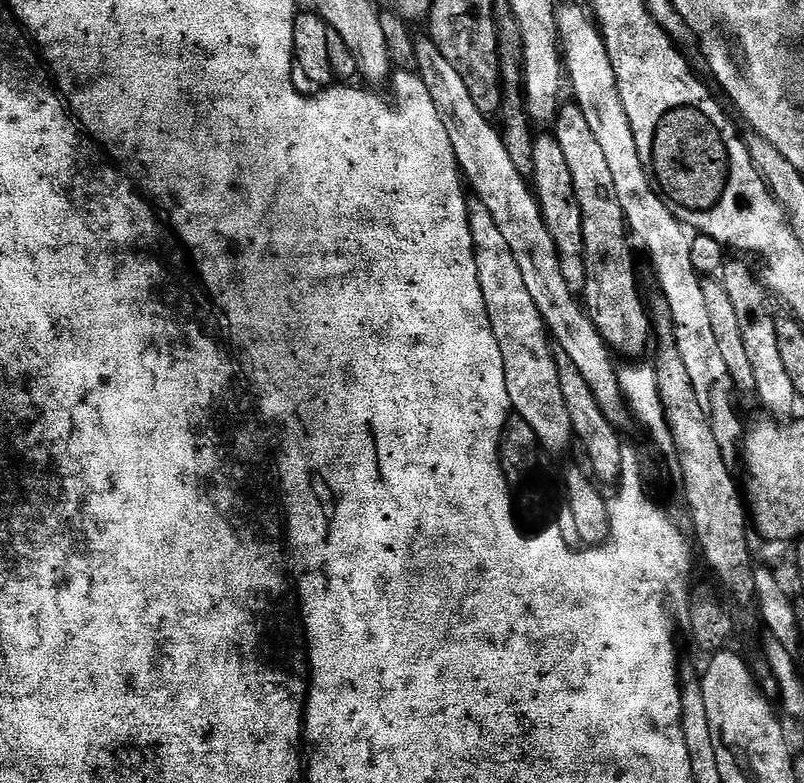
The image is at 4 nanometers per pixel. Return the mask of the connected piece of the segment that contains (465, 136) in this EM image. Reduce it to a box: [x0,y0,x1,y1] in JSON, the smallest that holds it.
[415,38,630,425]

